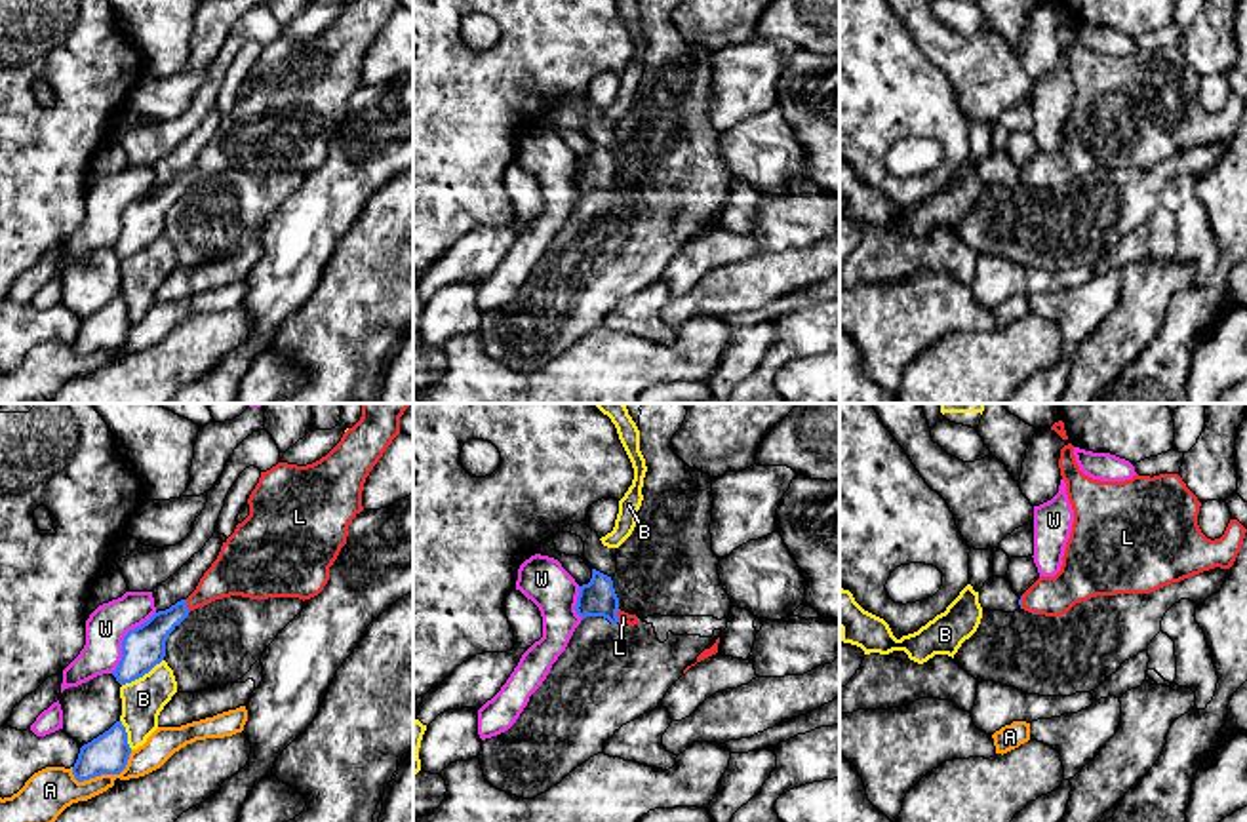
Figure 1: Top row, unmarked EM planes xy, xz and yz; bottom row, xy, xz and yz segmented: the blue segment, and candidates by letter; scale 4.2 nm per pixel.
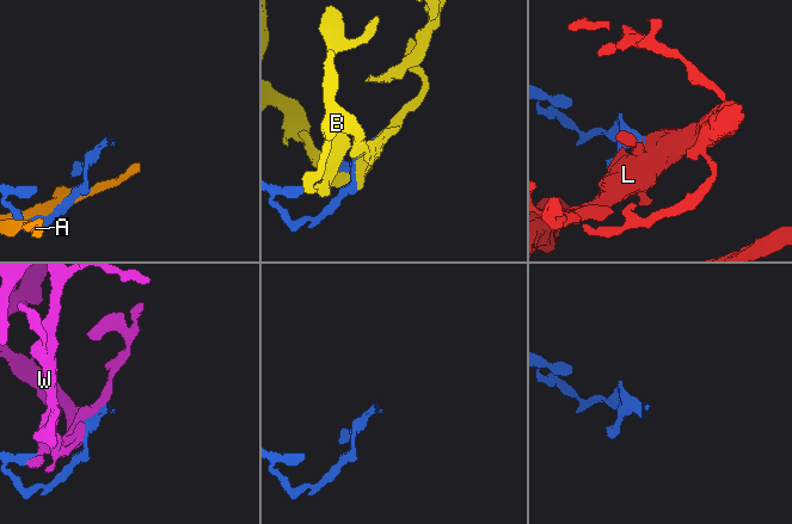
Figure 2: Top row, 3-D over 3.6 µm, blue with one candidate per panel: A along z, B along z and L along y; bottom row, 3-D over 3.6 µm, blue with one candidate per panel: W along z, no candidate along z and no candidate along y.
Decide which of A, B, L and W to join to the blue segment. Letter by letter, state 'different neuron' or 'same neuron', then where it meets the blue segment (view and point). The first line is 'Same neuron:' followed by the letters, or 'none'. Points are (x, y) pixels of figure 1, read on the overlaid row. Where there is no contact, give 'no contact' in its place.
Same neuron: L
A: different neuron; contact xy (105, 773)
B: different neuron; contact xy (141, 676)
L: same neuron; contact xz (615, 615)
W: different neuron; contact xy (122, 640)

